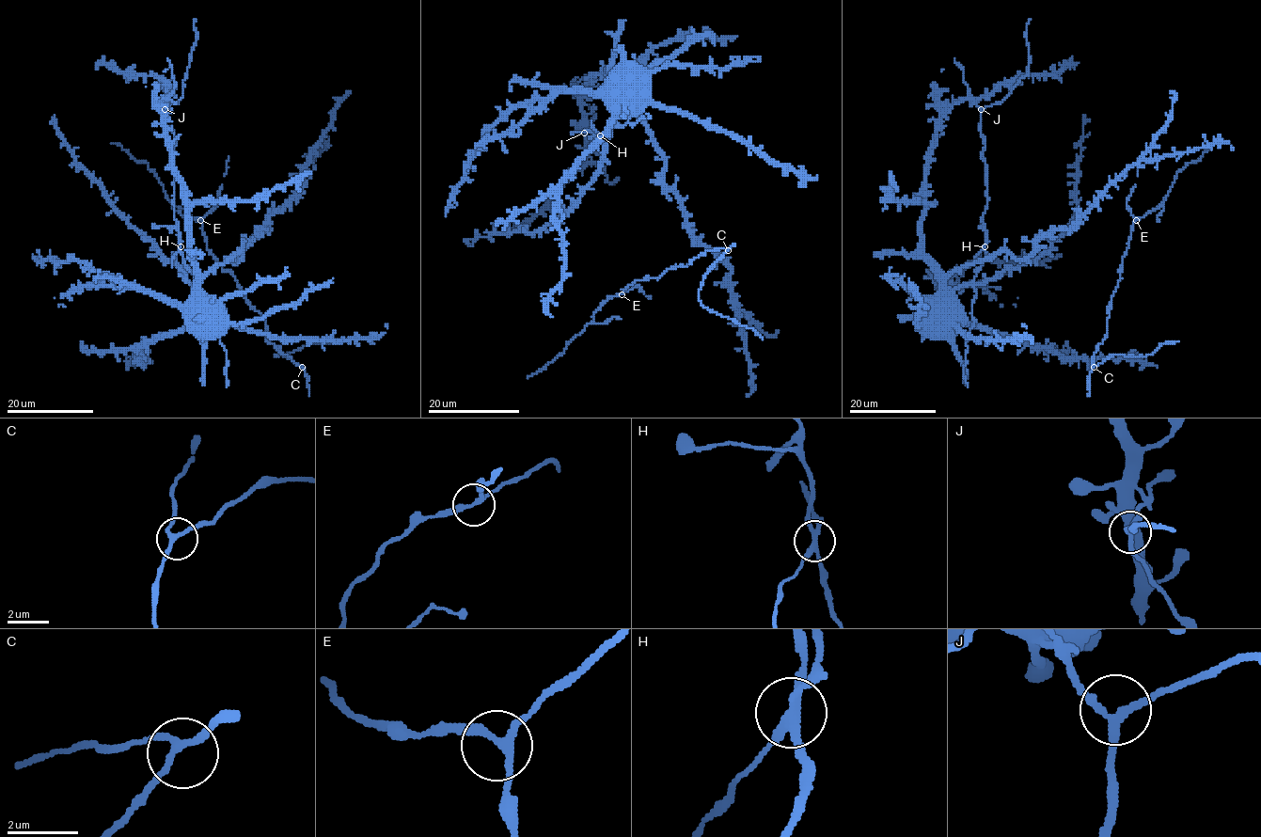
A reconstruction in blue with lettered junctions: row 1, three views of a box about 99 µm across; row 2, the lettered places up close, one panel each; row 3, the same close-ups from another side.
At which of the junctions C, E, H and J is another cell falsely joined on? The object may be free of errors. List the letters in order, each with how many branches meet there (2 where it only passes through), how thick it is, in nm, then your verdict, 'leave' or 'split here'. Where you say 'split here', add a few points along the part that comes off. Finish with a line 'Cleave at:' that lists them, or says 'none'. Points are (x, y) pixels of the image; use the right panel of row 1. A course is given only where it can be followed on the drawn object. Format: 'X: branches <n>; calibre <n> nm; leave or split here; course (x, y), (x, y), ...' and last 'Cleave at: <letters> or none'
C: branches 3; calibre 180 nm; leave
E: branches 3; calibre 200 nm; leave
H: branches 3; calibre 200 nm; split here; course (985, 246), (970, 267)
J: branches 3; calibre 200 nm; leave
Cleave at: H

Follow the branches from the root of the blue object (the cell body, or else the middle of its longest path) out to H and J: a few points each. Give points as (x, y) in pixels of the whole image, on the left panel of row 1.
H: (194, 298), (191, 296), (194, 276), (183, 260), (180, 246)
J: (194, 298), (191, 296), (194, 276), (183, 260), (180, 232), (175, 217), (175, 135), (165, 124), (165, 109)

